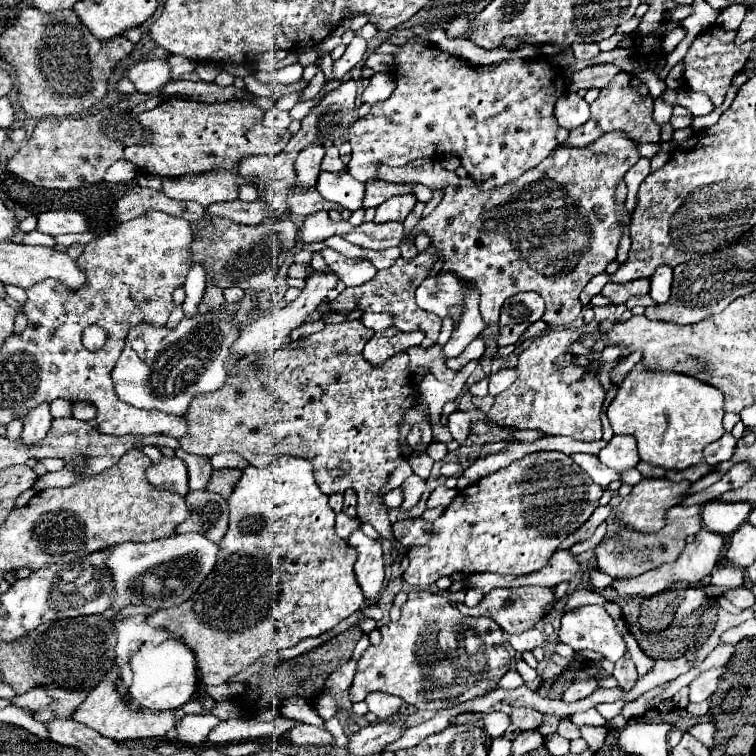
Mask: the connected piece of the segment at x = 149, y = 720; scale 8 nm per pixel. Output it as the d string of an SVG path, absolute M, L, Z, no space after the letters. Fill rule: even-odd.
M114 666L112 672L92 690L86 700L76 708L72 718L82 722L110 740L136 740L136 738L164 738L176 726L176 710L142 710L126 704L126 700L116 690L116 678L120 676L120 666Z

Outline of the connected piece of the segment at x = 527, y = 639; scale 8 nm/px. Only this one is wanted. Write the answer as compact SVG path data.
M528 628L520 634L512 634L510 636L510 646L516 650L516 652L524 652L524 650L532 650L536 646L542 646L544 642L544 634L538 630L538 628Z

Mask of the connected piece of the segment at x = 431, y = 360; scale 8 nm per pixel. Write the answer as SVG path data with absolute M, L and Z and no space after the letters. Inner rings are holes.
M432 344L430 348L422 348L422 346L412 346L406 350L408 354L408 368L410 372L416 372L418 368L428 368L438 380L442 382L450 382L454 378L454 370L450 370L444 362L442 356L442 346L440 344Z

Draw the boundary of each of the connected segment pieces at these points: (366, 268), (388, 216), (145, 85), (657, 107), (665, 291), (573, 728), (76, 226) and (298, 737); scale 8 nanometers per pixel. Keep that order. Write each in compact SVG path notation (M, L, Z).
M324 248L322 256L346 286L360 286L362 282L368 282L370 278L374 278L374 274L378 272L368 260L346 258L332 248Z
M400 194L400 196L392 196L386 202L382 202L376 208L376 224L382 222L404 222L404 218L408 216L408 212L414 208L416 204L416 196L414 194Z
M148 60L148 62L136 62L124 72L124 78L128 78L138 94L152 94L164 88L164 84L170 80L168 74L170 66L166 60Z
M656 98L656 102L654 102L654 122L658 126L664 126L670 120L670 116L672 116L672 106L668 106L660 98Z
M658 266L654 274L648 278L650 280L650 296L654 302L664 304L670 294L670 284L672 284L672 266Z
M565 718L560 722L557 729L557 733L569 741L572 741L581 737L579 727L573 724L569 718Z
M52 210L38 216L36 230L50 236L58 236L58 234L68 234L68 232L86 232L88 224L80 212Z
M302 722L292 726L286 732L284 740L290 742L290 744L334 744L334 738L328 730L316 728L316 726L310 726L310 724L302 724Z

